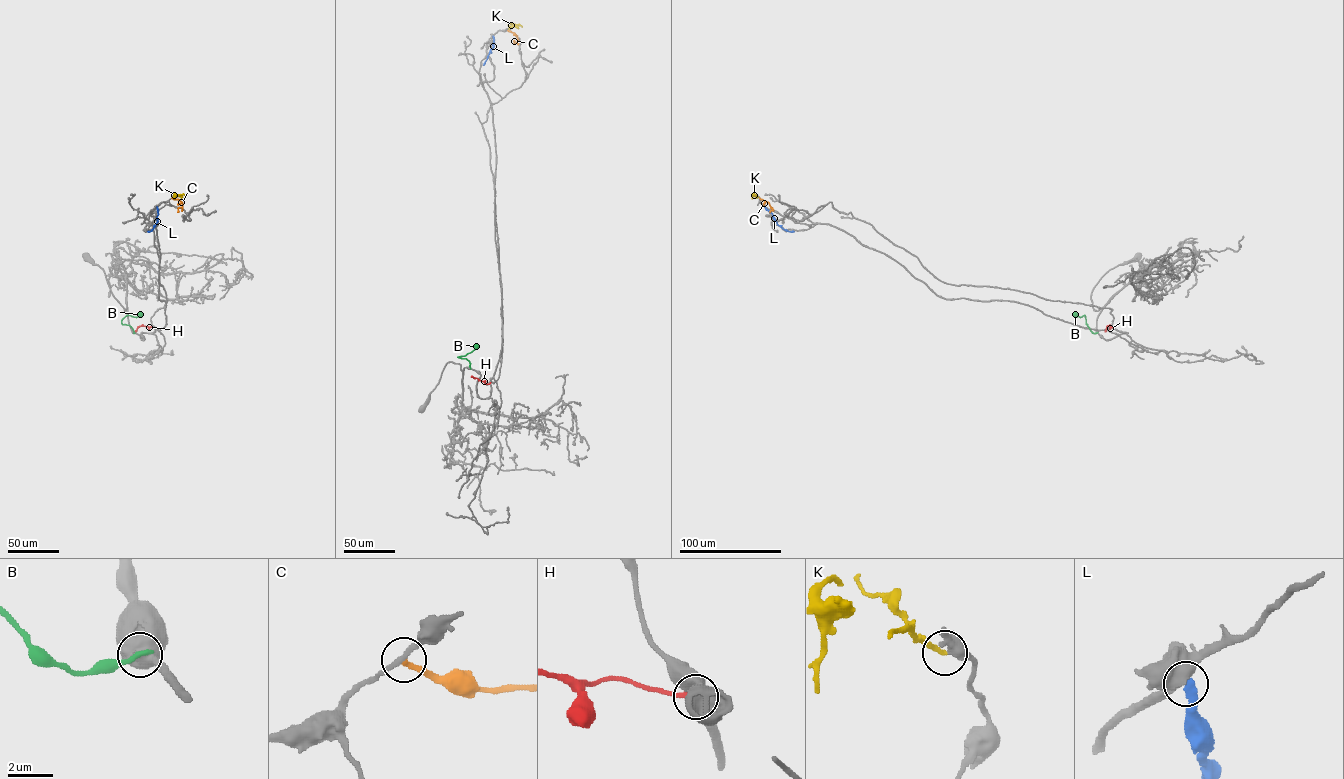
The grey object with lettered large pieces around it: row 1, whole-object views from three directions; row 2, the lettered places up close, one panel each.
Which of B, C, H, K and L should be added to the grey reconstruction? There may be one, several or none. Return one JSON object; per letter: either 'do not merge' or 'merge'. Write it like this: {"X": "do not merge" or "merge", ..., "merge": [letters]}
{"B": "do not merge", "C": "do not merge", "H": "do not merge", "K": "do not merge", "L": "do not merge", "merge": []}

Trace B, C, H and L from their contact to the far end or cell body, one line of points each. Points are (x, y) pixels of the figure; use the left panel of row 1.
B: (134, 332), (121, 320), (126, 316), (137, 317), (141, 313)
C: (171, 198), (182, 203), (178, 212)
H: (154, 327), (141, 325), (136, 331)
L: (157, 207), (157, 222), (147, 232)

